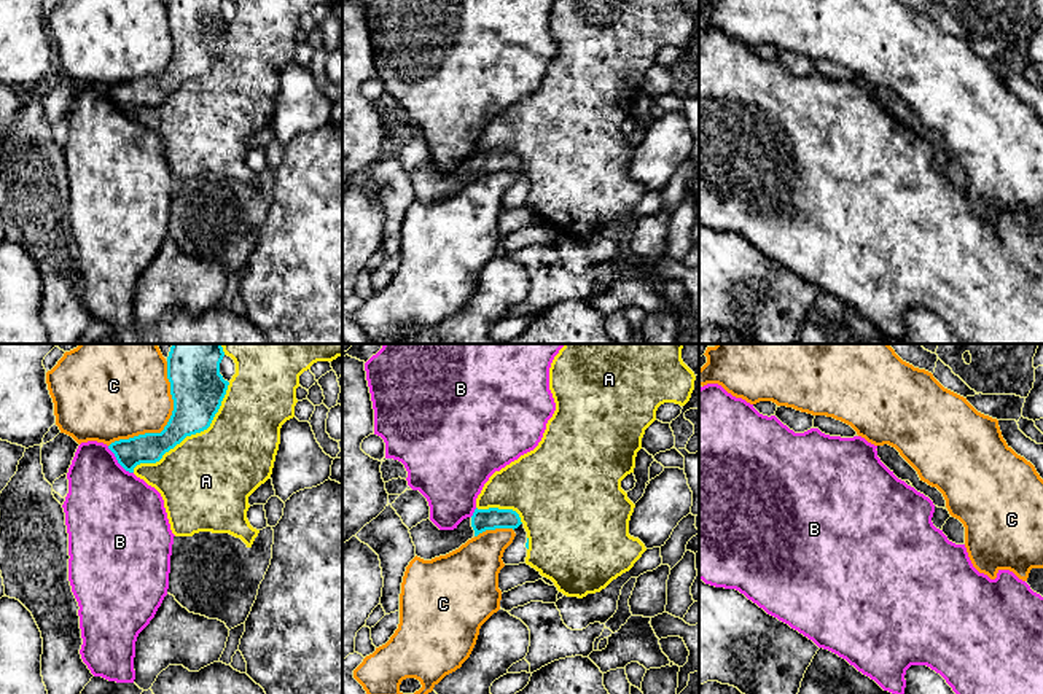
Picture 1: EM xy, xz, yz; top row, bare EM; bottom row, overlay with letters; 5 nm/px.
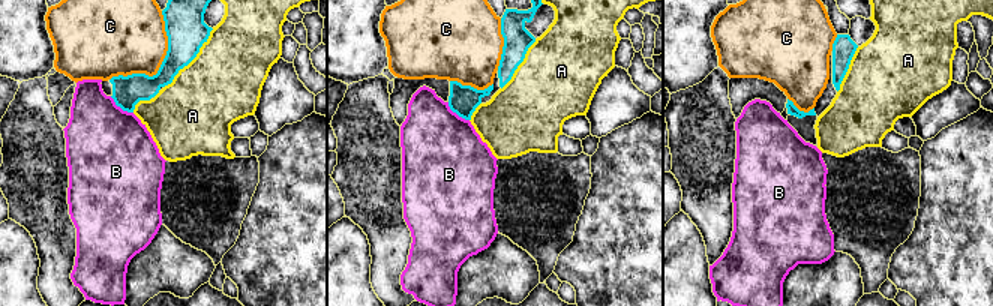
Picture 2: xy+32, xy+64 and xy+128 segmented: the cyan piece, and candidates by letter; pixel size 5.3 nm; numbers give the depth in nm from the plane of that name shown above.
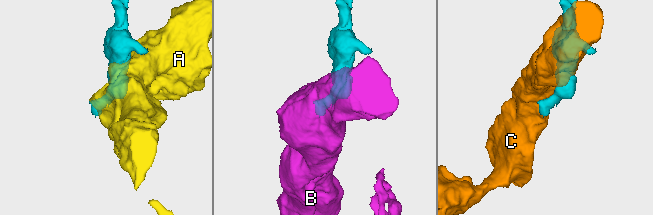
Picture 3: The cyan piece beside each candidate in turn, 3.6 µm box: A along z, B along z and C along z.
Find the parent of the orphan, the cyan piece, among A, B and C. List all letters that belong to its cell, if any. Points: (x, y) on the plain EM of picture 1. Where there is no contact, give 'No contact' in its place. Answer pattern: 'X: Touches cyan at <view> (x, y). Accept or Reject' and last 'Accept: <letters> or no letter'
A: Touches cyan at xy (191, 77). Reject
B: Touches cyan at xy (118, 105). Reject
C: Touches cyan at xy (167, 66). Reject
Accept: no letter

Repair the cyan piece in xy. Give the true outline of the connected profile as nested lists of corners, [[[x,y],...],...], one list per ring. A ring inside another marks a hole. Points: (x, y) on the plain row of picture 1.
[[[167,0],[172,59],[161,76],[145,76],[108,89],[129,116],[140,107],[156,107],[186,80],[207,73],[229,25],[220,18],[223,0]]]

